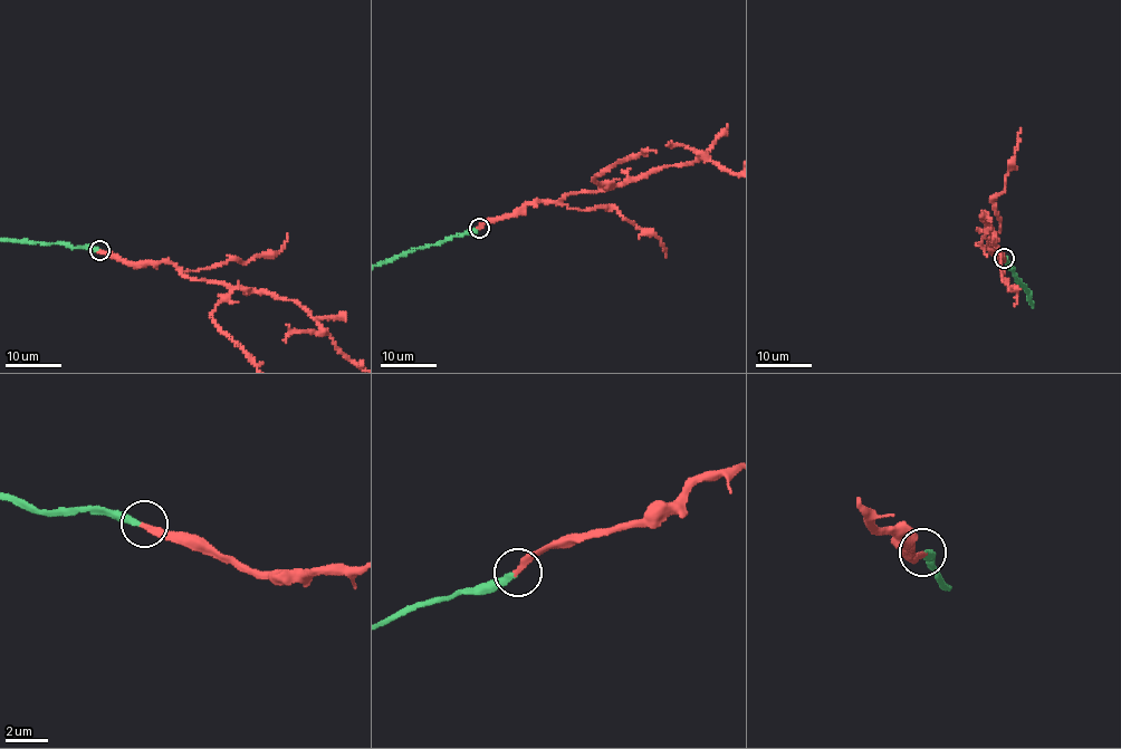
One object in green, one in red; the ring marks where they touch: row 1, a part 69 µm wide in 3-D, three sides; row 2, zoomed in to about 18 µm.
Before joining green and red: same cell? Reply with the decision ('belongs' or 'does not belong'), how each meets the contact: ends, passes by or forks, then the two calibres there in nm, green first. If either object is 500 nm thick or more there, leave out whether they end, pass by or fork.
belongs; green ends there; red ends there; 280 nm thick on the green side, 260 nm on the other

